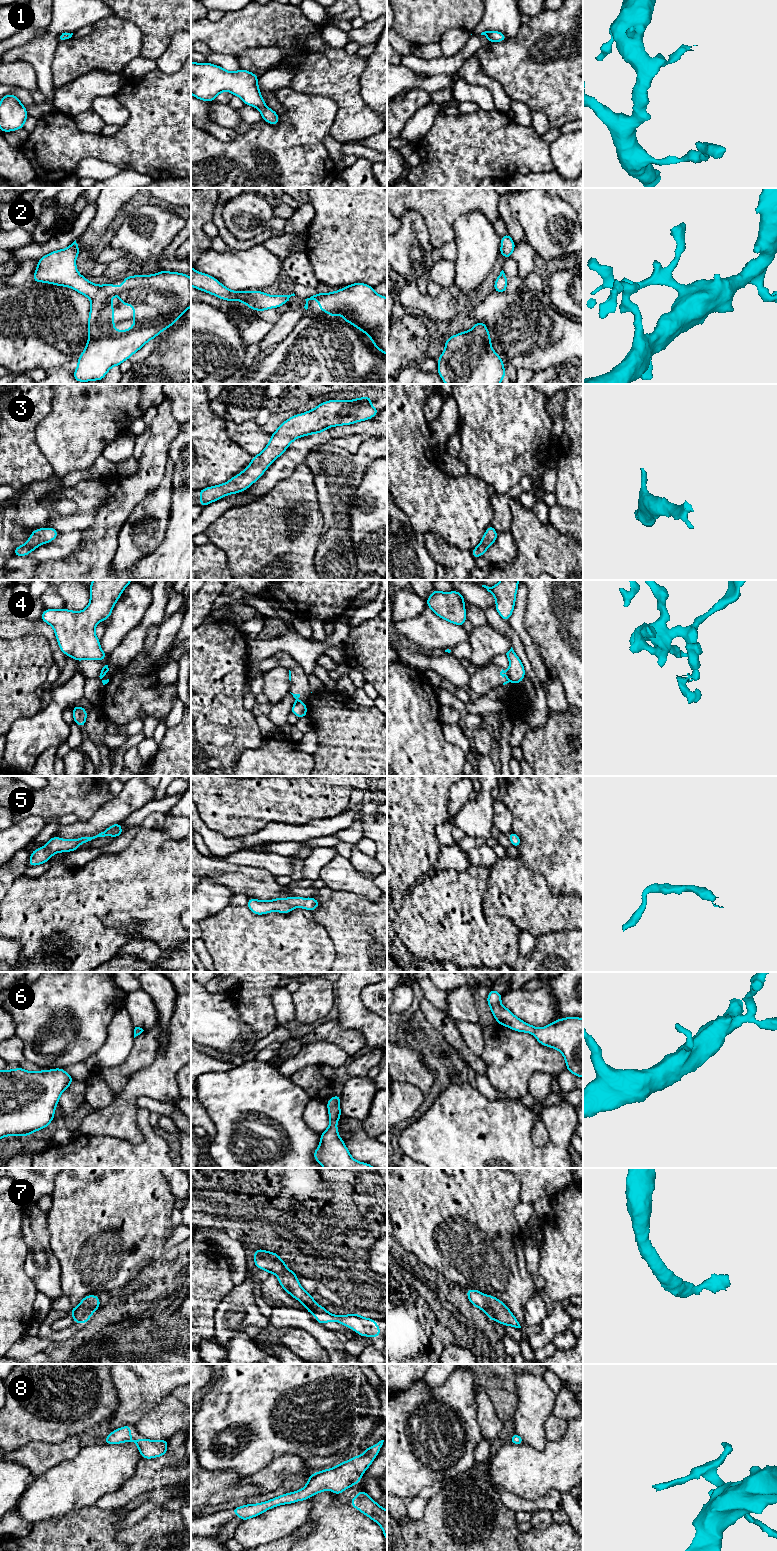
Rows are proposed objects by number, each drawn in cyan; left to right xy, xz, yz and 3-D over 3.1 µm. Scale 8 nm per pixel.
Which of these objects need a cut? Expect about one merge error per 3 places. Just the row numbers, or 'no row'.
4

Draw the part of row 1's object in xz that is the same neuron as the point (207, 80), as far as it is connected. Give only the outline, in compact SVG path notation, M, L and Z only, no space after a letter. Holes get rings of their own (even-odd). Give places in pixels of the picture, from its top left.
M192 62L191 94L198 100L213 102L219 93L229 91L240 97L245 105L256 107L264 121L278 125L278 114L266 106L261 96L258 77L242 68L236 72L229 72L209 62Z

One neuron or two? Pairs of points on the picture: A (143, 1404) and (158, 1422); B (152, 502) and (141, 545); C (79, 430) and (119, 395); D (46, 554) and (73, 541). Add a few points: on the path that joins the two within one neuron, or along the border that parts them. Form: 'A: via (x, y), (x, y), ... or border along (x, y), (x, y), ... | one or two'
A: border along (167, 1396), (162, 1398), (135, 1424) | two
B: via (160, 513), (160, 522), (152, 534) | one
C: via (89, 420), (109, 400) | one
D: via (53, 550), (61, 548), (66, 543) | one

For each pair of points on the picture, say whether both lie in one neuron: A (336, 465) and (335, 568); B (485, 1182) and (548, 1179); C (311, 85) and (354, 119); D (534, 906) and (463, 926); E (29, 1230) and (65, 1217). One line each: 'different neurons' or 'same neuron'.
A: same neuron
B: different neurons
C: same neuron
D: same neuron
E: different neurons

